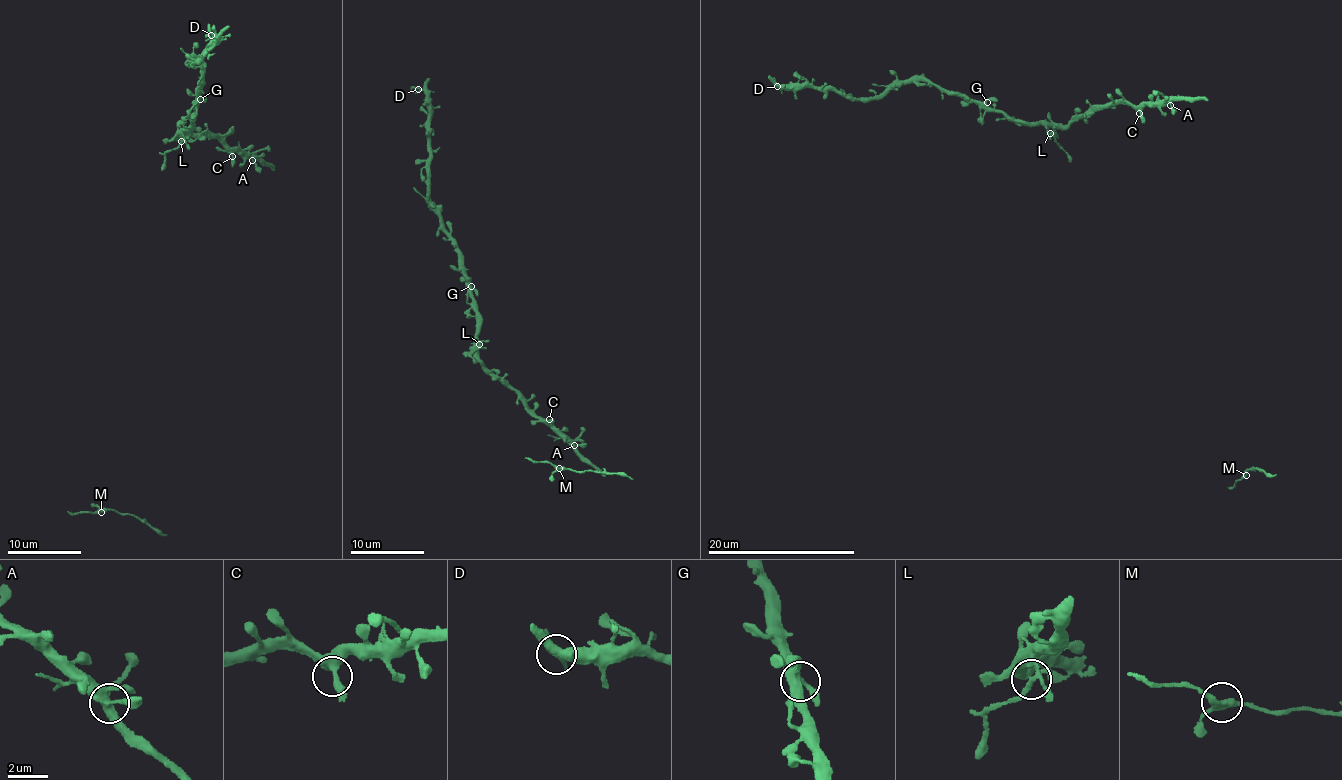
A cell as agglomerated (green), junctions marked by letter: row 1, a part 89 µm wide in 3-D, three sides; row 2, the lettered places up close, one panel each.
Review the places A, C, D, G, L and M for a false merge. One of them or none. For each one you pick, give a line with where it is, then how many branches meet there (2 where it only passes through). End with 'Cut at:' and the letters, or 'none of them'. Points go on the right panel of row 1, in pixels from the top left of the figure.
L: at (1050, 133); 4 branches meet
Cut at: L

